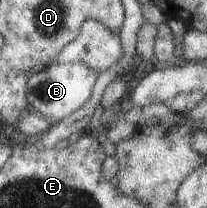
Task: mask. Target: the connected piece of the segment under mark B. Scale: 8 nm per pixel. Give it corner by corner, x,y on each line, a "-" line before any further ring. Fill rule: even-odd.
82,62
51,64
45,70
31,75
25,85
25,98
31,110
46,118
50,124
68,117
90,97
98,72

